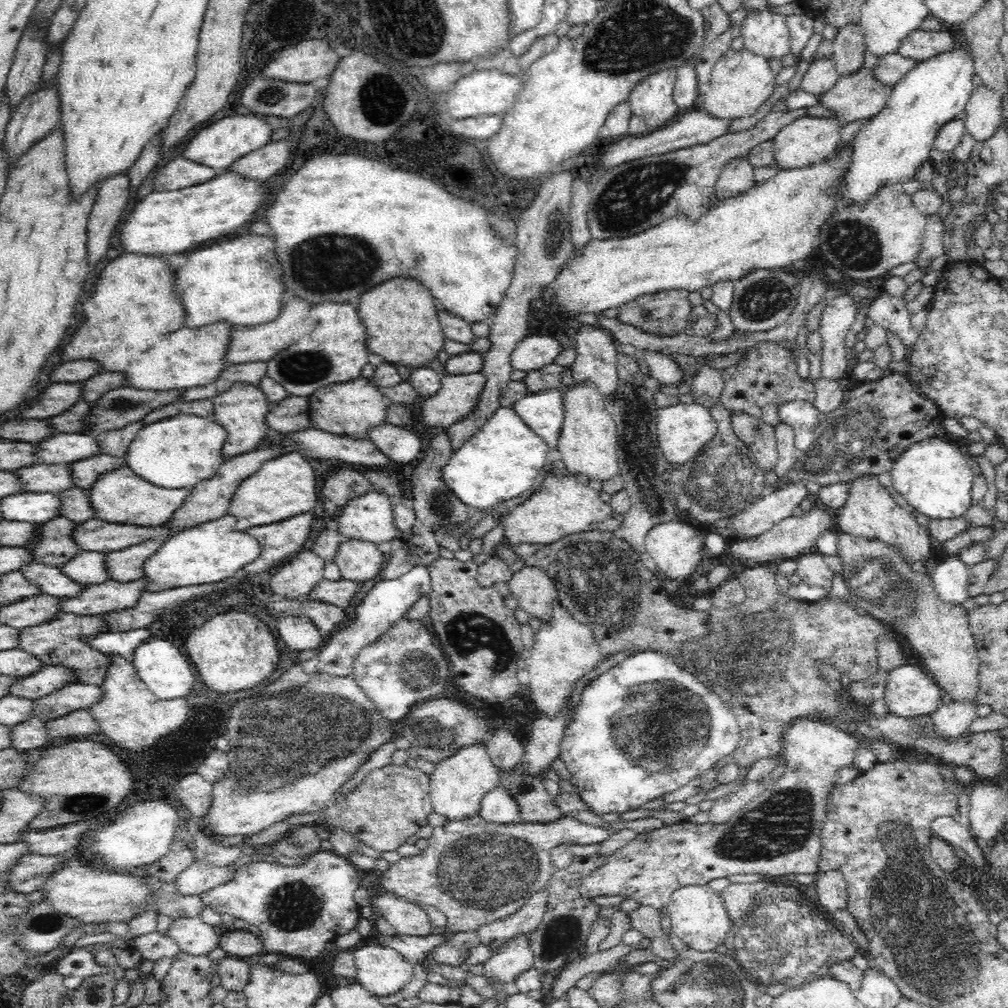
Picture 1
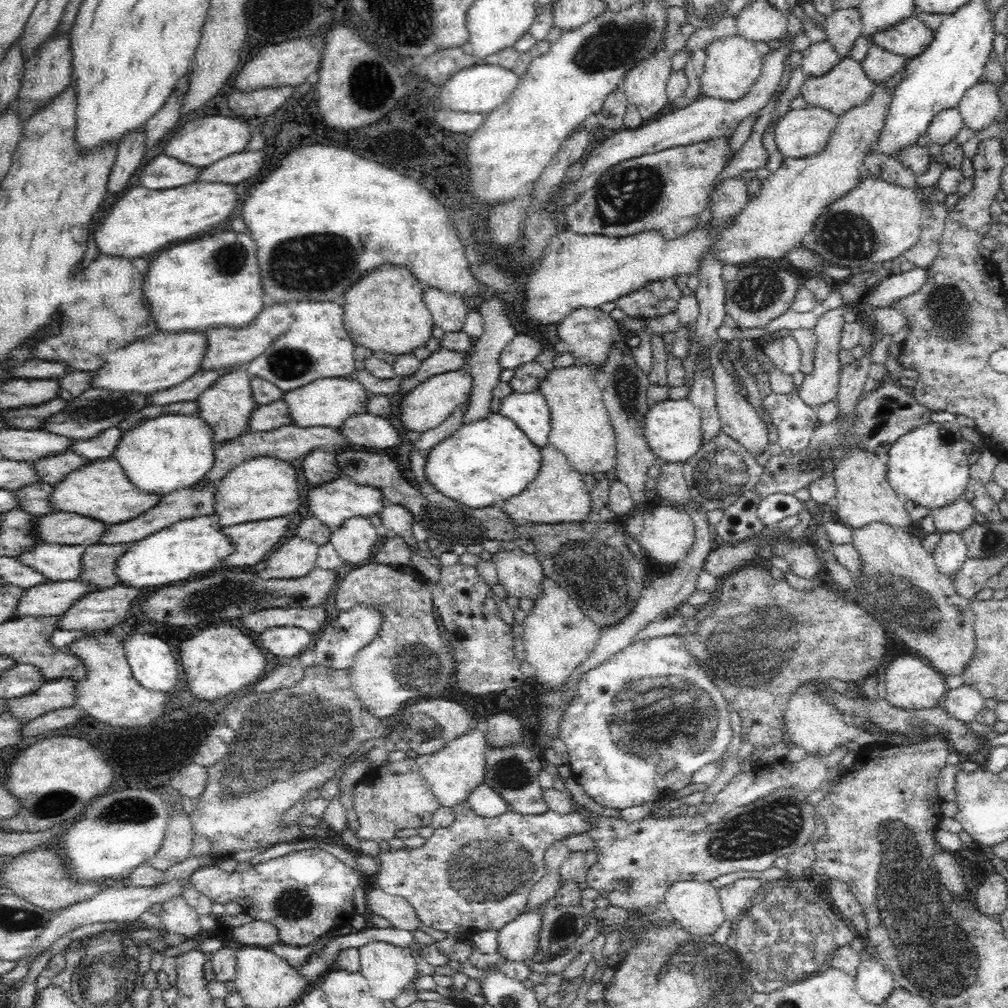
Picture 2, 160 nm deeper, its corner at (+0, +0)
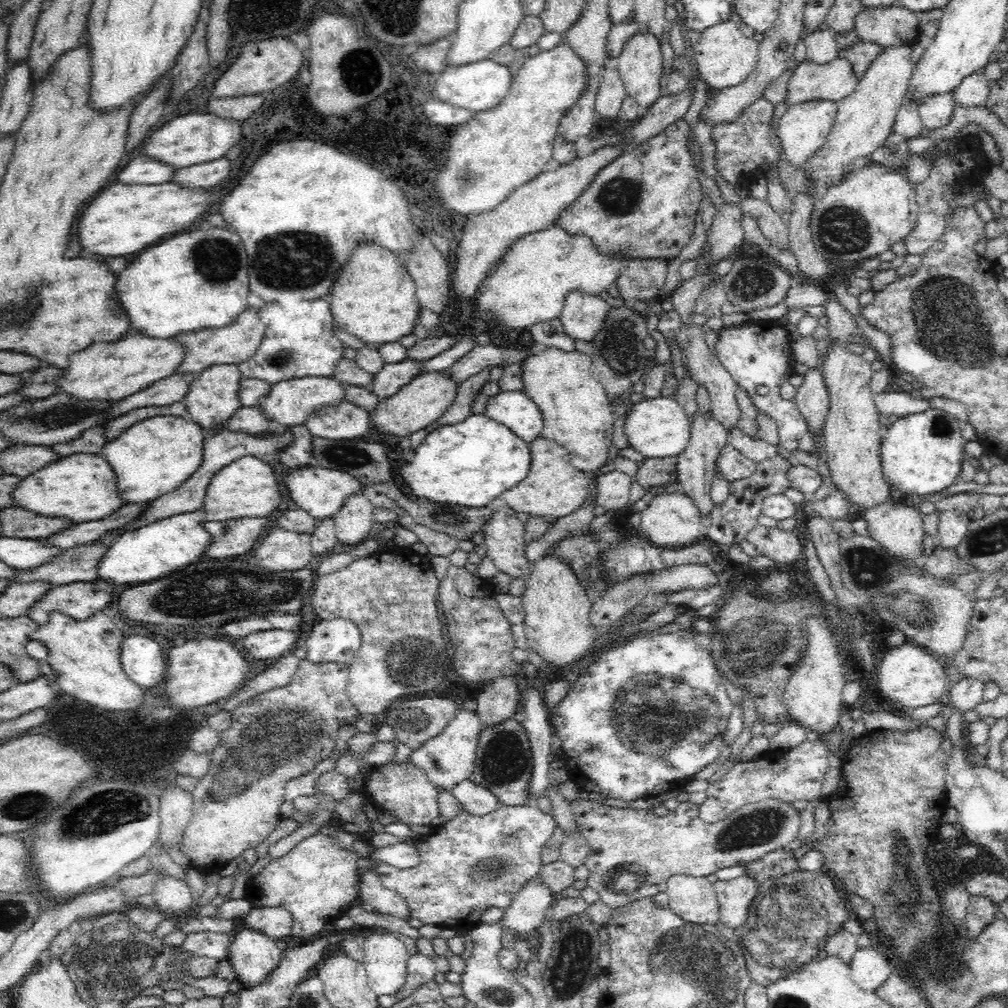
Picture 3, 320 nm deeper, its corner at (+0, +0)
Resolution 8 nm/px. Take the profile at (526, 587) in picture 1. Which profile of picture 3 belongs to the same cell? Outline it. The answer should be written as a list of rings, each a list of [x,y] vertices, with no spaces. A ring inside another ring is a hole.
[[[501,497],[492,500],[487,504],[487,507],[492,508],[493,513],[481,528],[485,538],[485,556],[492,560],[498,571],[508,573],[510,578],[518,577],[528,580],[533,569],[533,563],[528,562],[525,557],[525,546],[527,545],[524,539],[525,522]]]

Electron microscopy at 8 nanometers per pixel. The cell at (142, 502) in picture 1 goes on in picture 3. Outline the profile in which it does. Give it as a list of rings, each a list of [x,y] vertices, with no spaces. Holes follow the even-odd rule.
[[[77,452],[70,456],[60,457],[60,460],[52,464],[39,468],[36,472],[30,473],[22,482],[11,492],[12,500],[16,507],[25,508],[34,514],[40,516],[49,516],[50,518],[67,518],[72,522],[88,522],[93,520],[102,520],[121,506],[124,506],[118,489],[116,489],[116,477],[110,463],[100,454],[90,454]]]

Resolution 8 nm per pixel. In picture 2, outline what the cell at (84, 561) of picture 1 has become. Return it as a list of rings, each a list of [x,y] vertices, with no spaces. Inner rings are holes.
[[[42,541],[16,555],[15,559],[37,570],[50,581],[76,581],[81,573],[80,557],[86,547]]]

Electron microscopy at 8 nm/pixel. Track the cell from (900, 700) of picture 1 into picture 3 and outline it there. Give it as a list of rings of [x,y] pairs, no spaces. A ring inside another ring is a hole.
[[[906,640],[902,645],[888,650],[878,666],[878,681],[882,695],[895,706],[917,707],[940,703],[946,699],[946,672],[944,660],[920,645]]]

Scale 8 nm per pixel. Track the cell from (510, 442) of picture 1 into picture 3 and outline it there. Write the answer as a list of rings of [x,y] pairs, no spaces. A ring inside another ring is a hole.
[[[470,414],[458,424],[447,424],[434,429],[408,454],[406,463],[400,468],[402,480],[410,486],[414,497],[436,503],[457,504],[468,508],[486,507],[526,478],[531,467],[530,445],[518,438],[507,426],[484,416]]]

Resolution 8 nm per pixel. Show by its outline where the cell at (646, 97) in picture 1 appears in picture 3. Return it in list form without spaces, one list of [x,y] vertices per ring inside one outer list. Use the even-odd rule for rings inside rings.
[[[637,32],[624,44],[615,60],[628,97],[640,103],[642,111],[660,100],[662,78],[661,43],[650,33]]]

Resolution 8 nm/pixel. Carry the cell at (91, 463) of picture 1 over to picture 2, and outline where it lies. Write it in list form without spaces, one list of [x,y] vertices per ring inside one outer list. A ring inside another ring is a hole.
[[[64,451],[32,461],[31,465],[42,483],[50,485],[62,482],[74,469],[82,468],[90,459],[78,456],[74,451]]]

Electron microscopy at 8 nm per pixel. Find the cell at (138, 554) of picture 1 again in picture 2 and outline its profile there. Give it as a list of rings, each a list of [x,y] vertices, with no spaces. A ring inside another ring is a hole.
[[[98,543],[87,546],[80,557],[81,573],[77,580],[100,589],[110,588],[120,583],[117,574],[114,574],[114,567],[118,557],[122,556],[130,545],[131,543]]]

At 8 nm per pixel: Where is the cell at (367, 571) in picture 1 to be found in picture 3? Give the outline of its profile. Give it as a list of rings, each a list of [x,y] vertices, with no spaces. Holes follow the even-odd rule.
[[[363,492],[346,498],[342,508],[339,508],[333,516],[340,546],[348,548],[368,539],[368,532],[374,524],[372,514],[374,508]]]

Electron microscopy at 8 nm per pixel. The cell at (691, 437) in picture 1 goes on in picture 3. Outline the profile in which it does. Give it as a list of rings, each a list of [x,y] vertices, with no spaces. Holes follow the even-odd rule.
[[[660,395],[653,399],[644,398],[633,404],[624,420],[623,431],[629,446],[641,452],[645,458],[678,456],[689,443],[691,419],[676,399]]]

